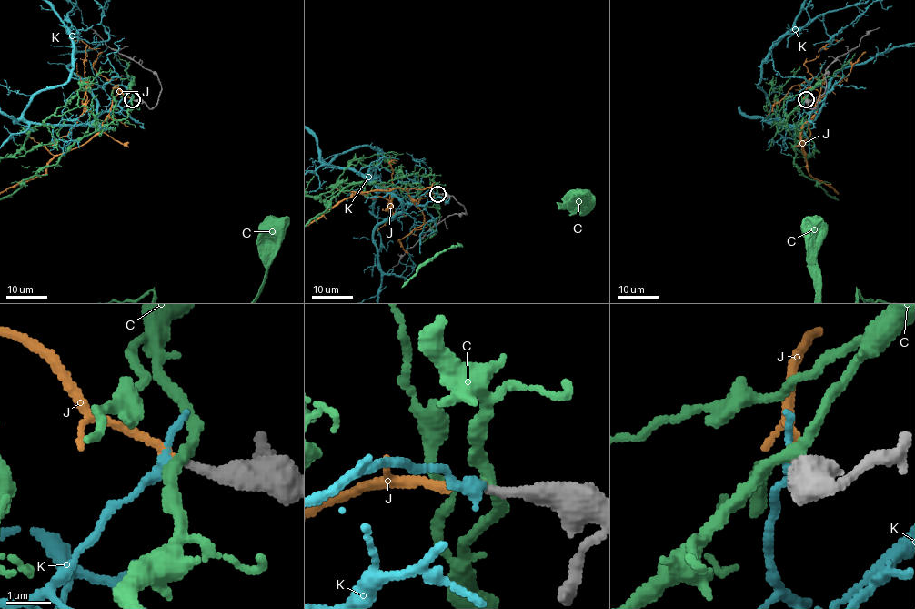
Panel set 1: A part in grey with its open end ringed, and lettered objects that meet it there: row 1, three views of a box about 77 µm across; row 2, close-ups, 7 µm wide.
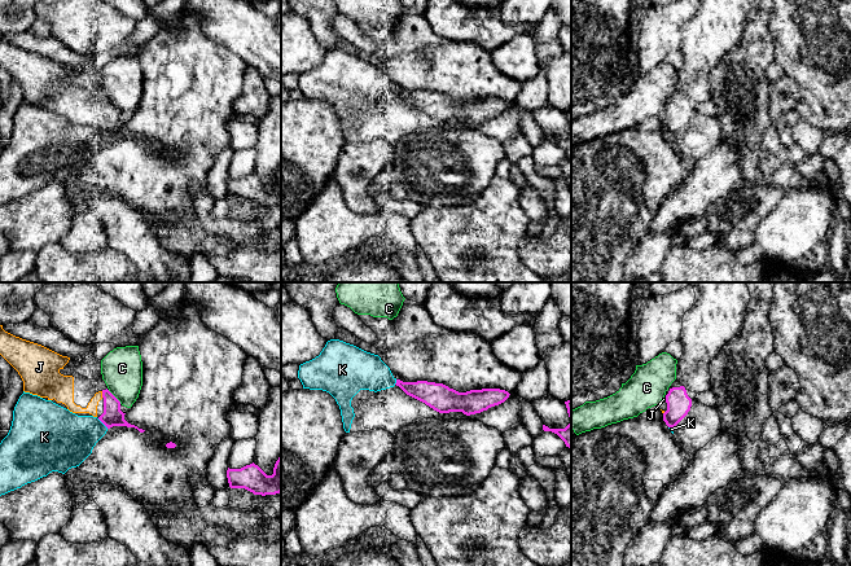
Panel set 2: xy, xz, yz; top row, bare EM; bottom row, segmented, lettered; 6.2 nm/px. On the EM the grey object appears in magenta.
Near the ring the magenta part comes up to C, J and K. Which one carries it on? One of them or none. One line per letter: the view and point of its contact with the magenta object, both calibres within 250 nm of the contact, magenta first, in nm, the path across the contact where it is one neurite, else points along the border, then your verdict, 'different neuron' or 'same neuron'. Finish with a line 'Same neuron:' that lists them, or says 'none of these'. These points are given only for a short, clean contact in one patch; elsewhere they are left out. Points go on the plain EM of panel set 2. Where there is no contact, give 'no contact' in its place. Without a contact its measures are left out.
C: contact xy (114, 106); calibres 120 and 260 nm; border xy (108, 100), (121, 113); different neuron
J: contact xy (102, 104); calibres 120 and 140 nm; same neuron
K: contact xy (102, 132); calibres 120 and 340 nm; different neuron
Same neuron: J

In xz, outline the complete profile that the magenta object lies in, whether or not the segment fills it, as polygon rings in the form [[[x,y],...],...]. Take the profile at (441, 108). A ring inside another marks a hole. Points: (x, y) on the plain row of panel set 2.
[[[396,89],[407,105],[425,113],[439,123],[462,122],[466,126],[481,123],[504,113],[509,102],[500,98],[482,98],[459,102],[443,93],[417,91],[403,92]]]

